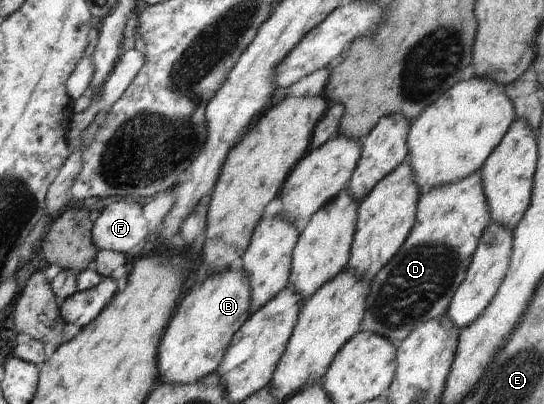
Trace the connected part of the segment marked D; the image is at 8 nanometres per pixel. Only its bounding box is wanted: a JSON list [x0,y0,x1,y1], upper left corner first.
[362,170,491,348]

